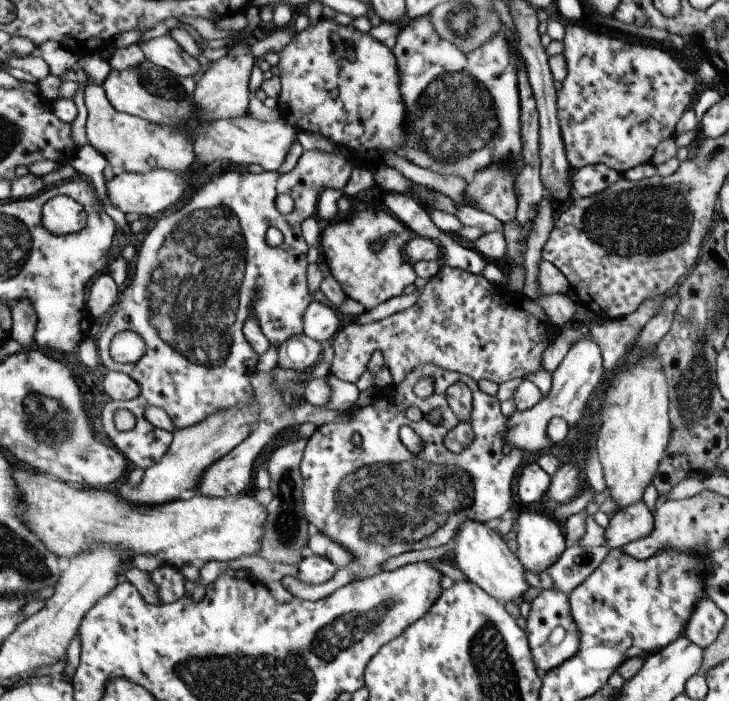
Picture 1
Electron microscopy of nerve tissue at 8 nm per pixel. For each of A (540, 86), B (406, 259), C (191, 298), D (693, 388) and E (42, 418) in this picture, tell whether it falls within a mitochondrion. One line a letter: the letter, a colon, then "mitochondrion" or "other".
A: other
B: other
C: mitochondrion
D: mitochondrion
E: mitochondrion

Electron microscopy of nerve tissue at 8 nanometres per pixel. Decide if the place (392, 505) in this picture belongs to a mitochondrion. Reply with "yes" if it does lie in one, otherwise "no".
yes

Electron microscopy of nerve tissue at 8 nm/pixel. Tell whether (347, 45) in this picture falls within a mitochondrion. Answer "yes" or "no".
no

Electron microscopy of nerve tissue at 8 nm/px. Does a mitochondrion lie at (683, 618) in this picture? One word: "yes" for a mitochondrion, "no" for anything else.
no

